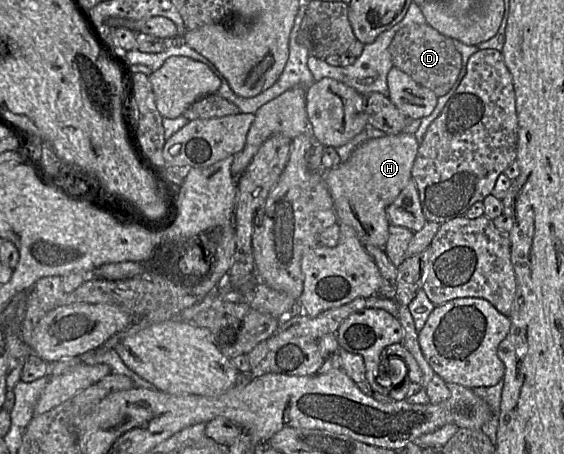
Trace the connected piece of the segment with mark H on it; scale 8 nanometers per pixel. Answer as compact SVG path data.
M386 134L363 142L346 162L322 172L338 221L351 226L362 244L372 244L384 250L390 226L387 208L410 180L419 145L414 134Z

